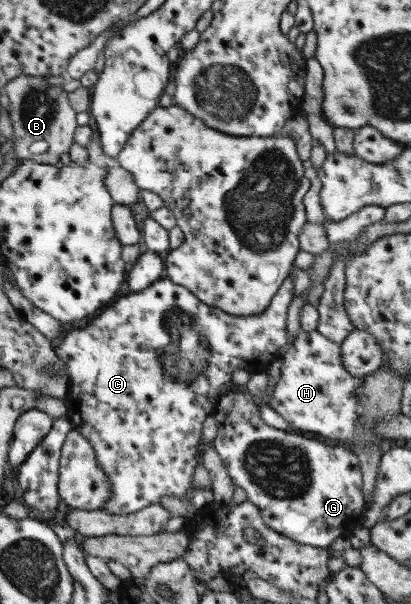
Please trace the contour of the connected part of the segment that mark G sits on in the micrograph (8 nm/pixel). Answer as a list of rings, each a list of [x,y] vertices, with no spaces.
[[[231,390],[220,397],[214,409],[212,416],[216,422],[216,434],[212,445],[233,485],[241,487],[246,500],[257,507],[263,523],[269,529],[290,540],[327,549],[334,539],[347,538],[351,531],[361,525],[367,508],[356,454],[348,446],[328,446],[314,438],[269,427],[261,421],[259,408],[251,400],[245,399],[242,393]]]

